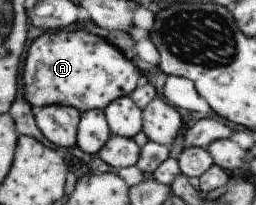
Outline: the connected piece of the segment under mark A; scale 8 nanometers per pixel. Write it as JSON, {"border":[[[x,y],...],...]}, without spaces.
{"border":[[[53,31],[36,37],[23,61],[23,95],[27,103],[43,106],[71,106],[79,112],[102,110],[112,101],[129,96],[141,74],[114,45],[83,31]]]}

